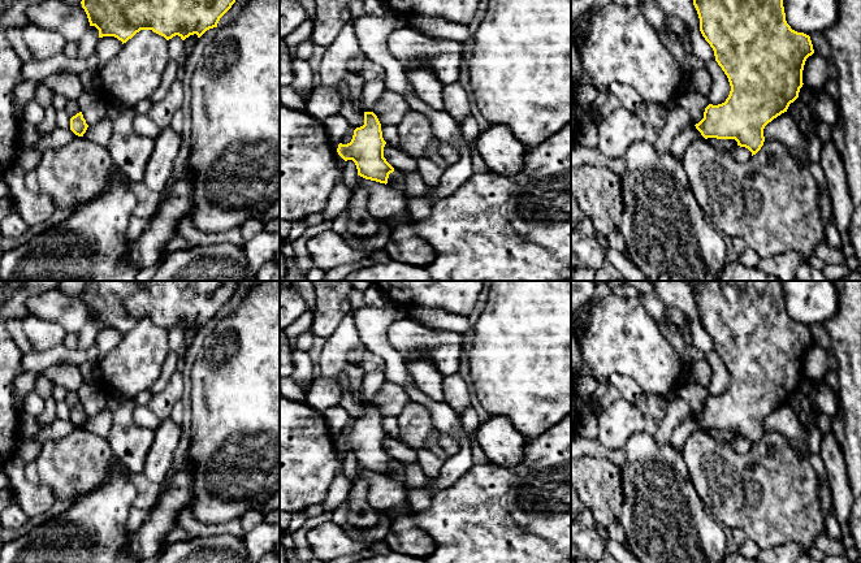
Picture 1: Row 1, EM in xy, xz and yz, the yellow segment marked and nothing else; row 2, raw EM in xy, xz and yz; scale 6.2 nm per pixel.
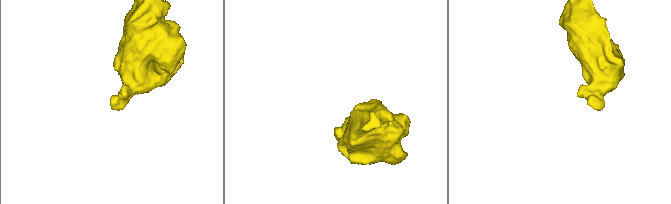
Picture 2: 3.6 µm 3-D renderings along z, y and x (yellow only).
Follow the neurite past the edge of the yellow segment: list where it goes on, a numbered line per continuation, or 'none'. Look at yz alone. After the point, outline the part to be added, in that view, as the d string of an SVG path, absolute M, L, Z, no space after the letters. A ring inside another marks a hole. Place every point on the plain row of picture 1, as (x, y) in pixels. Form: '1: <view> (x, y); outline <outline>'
none

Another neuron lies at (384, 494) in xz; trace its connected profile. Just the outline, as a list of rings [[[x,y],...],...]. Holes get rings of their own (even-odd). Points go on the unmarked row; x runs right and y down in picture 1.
[[[360,467],[356,471],[356,480],[367,480],[369,482],[368,503],[373,510],[386,516],[390,524],[394,519],[412,512],[404,484]]]

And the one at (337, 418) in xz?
[[[339,404],[324,411],[323,416],[334,436],[339,436],[350,421],[349,412]]]

